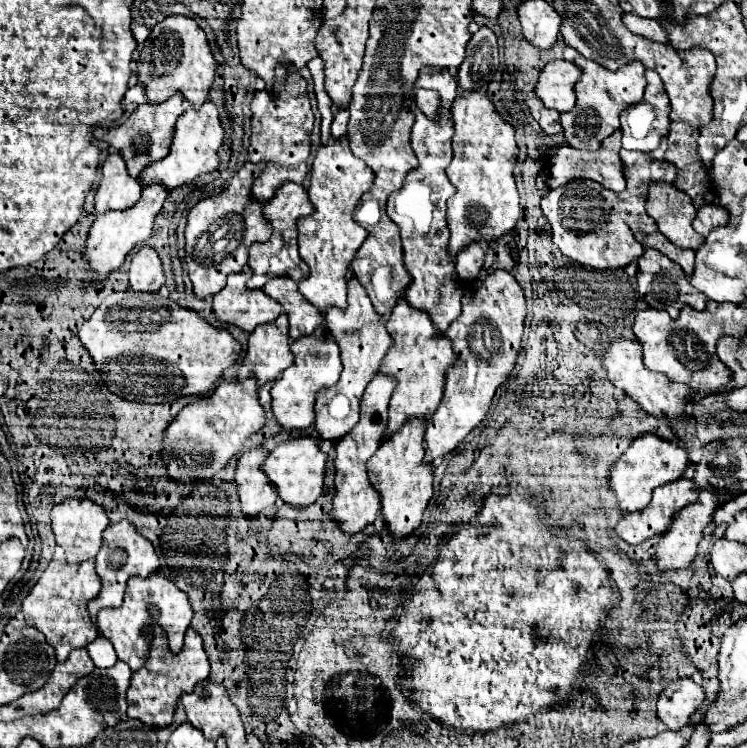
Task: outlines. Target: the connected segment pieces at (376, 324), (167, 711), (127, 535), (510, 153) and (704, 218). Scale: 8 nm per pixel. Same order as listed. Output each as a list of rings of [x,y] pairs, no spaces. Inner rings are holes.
[[[355,275],[347,279],[347,307],[327,307],[325,311],[325,325],[333,333],[335,341],[341,349],[343,373],[341,379],[333,389],[321,389],[317,393],[315,403],[315,427],[323,439],[339,439],[347,431],[351,431],[359,419],[359,403],[365,387],[373,379],[373,375],[381,367],[381,359],[385,357],[387,349],[393,345],[393,337],[387,333],[385,323],[387,319],[373,309],[369,295],[361,283],[357,283]]]
[[[149,623],[143,627],[141,631],[145,637],[149,637],[149,657],[145,661],[145,665],[141,667],[141,671],[133,673],[129,691],[127,691],[127,717],[131,719],[141,719],[147,725],[153,727],[165,727],[171,725],[173,721],[173,713],[177,707],[177,701],[183,693],[193,691],[193,687],[197,685],[197,681],[205,679],[211,671],[207,653],[203,649],[203,639],[201,635],[189,627],[185,633],[185,643],[183,649],[179,653],[173,653],[167,645],[167,635],[161,627],[157,627],[157,623]]]
[[[129,521],[111,523],[103,531],[103,545],[101,545],[101,551],[95,557],[95,563],[97,563],[97,573],[101,577],[103,589],[101,589],[101,595],[97,595],[97,599],[89,601],[89,613],[93,615],[93,621],[95,621],[95,615],[101,607],[117,607],[117,603],[123,603],[125,583],[131,575],[147,577],[149,573],[159,571],[159,557],[155,553],[155,547]]]
[[[481,89],[463,91],[449,107],[453,121],[453,161],[445,169],[457,193],[447,203],[447,225],[451,231],[449,257],[455,259],[461,249],[475,241],[493,241],[515,229],[521,215],[519,193],[513,169],[517,165],[515,129],[497,111],[493,101]]]
[[[709,203],[697,211],[697,217],[693,219],[693,229],[699,235],[707,237],[715,227],[725,225],[727,221],[729,221],[729,213],[723,207],[719,207],[717,203]]]

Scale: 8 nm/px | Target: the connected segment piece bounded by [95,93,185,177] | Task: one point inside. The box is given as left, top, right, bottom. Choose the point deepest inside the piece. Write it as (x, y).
(145, 137)

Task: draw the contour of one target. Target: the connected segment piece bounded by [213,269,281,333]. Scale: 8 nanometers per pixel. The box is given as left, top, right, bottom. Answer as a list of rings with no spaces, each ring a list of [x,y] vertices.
[[[251,269],[233,273],[227,285],[213,295],[213,311],[223,323],[233,323],[247,333],[257,325],[275,321],[281,315],[281,303],[265,295],[263,289],[247,289],[245,281],[253,275]]]

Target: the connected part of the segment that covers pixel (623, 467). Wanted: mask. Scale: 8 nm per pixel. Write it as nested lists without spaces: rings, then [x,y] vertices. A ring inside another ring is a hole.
[[[655,433],[639,435],[629,445],[629,449],[619,457],[619,461],[613,465],[613,469],[609,473],[611,487],[617,495],[619,507],[623,511],[641,511],[641,509],[645,509],[649,505],[649,495],[653,493],[653,489],[659,487],[661,483],[681,479],[689,465],[691,465],[689,453],[681,445],[677,445],[673,441],[667,441],[667,439],[661,439]]]

